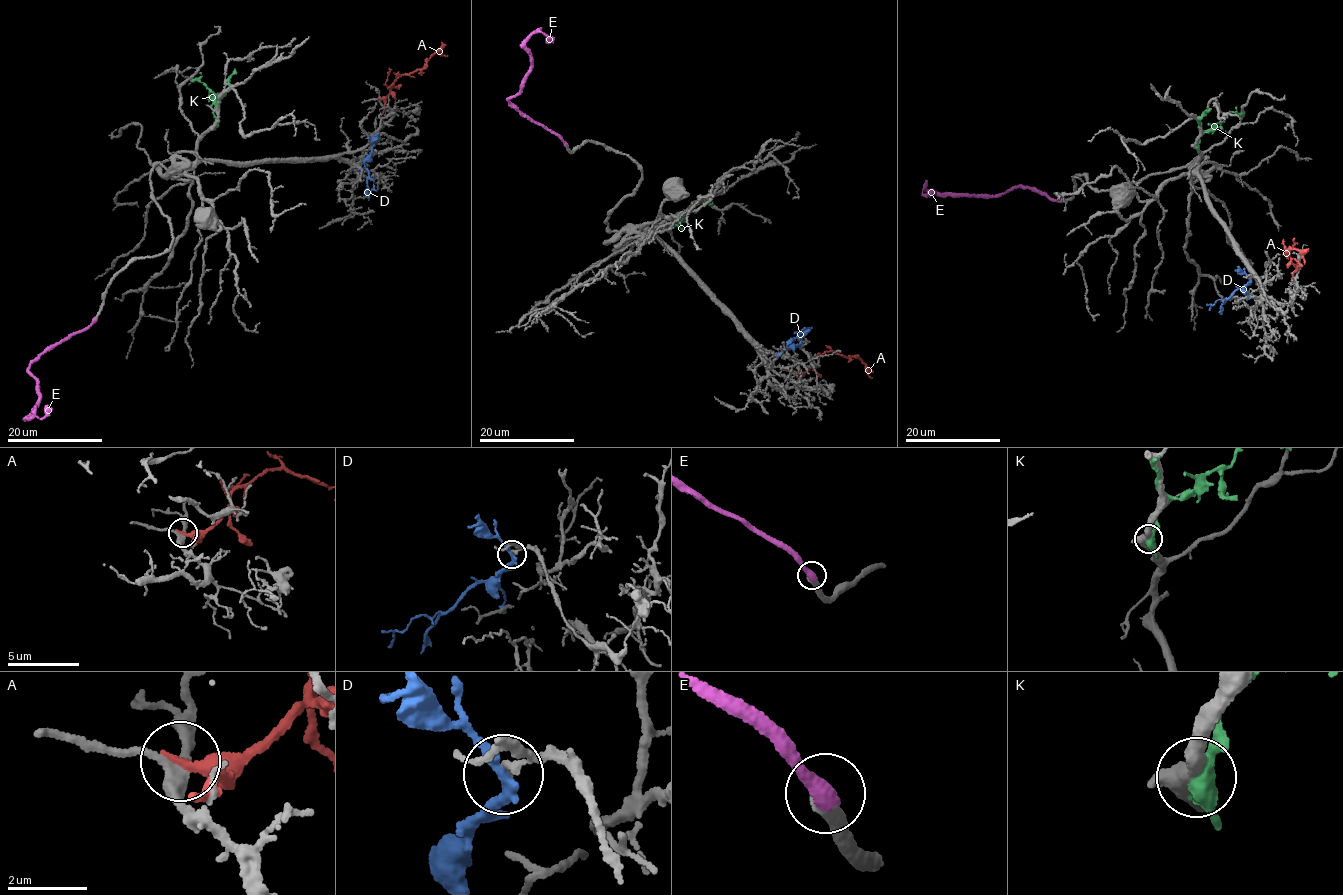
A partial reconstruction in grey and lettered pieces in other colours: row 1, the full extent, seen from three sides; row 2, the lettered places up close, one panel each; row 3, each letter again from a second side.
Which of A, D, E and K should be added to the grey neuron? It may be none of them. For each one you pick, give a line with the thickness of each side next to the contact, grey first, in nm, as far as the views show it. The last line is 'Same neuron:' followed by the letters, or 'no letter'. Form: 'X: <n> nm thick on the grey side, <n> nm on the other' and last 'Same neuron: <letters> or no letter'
E: 480 nm thick on the grey side, 500 nm on the other
Same neuron: E

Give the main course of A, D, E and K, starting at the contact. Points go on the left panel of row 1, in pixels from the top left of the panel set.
A: (379, 99), (387, 96), (390, 86), (400, 76), (423, 68), (436, 52), (447, 55)
D: (374, 142), (372, 154), (364, 161), (373, 182), (368, 198)
E: (95, 320), (30, 364), (39, 396), (27, 419), (46, 414), (48, 405)
K: (215, 124), (217, 103), (212, 92), (199, 81), (191, 80)

